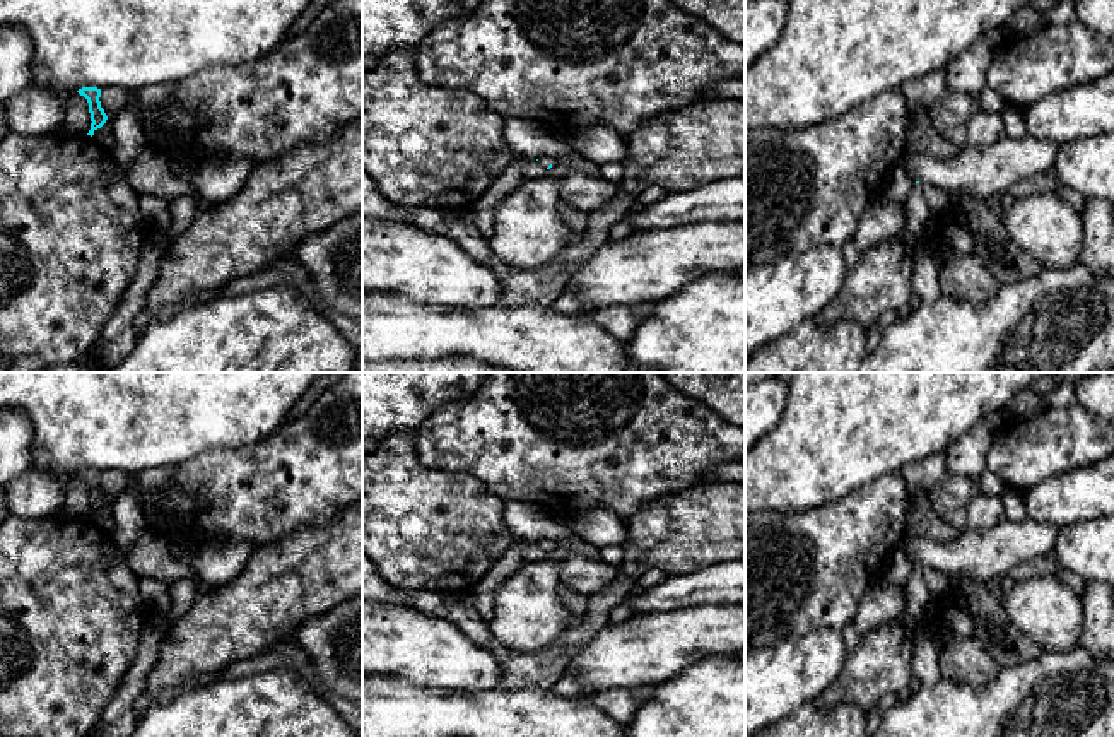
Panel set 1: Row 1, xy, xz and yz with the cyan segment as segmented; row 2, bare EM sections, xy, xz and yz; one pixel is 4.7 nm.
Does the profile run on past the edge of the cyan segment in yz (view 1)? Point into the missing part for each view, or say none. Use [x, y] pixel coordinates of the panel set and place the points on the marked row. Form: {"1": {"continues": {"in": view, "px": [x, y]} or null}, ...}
{"1": {"continues": null}}

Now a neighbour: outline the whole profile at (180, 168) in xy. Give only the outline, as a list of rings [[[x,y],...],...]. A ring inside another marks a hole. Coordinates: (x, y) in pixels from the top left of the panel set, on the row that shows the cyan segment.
[[[169,157],[169,162],[171,162],[173,173],[176,176],[181,176],[181,178],[188,180],[196,173],[202,161],[196,161],[196,159],[181,161],[178,157]]]

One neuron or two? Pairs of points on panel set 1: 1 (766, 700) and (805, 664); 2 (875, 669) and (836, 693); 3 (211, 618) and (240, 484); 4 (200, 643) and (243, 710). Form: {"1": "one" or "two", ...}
{"1": "one", "2": "one", "3": "two", "4": "two"}

